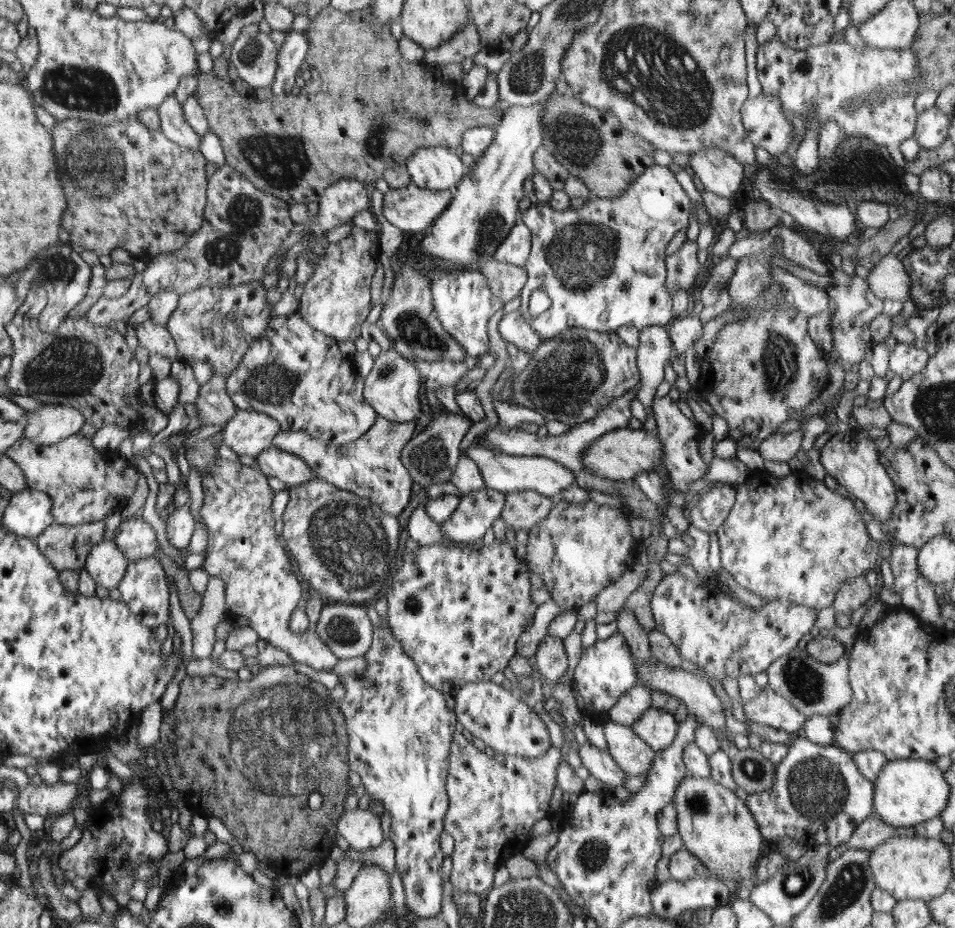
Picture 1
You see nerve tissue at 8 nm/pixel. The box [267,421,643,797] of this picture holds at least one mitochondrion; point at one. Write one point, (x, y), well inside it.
(354, 543)

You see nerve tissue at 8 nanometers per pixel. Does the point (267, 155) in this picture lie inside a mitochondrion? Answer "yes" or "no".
yes

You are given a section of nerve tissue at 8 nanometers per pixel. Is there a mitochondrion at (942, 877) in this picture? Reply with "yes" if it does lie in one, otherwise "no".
no

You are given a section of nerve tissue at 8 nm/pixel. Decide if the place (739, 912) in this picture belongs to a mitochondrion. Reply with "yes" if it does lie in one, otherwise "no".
no

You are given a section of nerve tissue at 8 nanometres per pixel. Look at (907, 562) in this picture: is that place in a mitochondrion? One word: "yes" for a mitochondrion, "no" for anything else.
no

